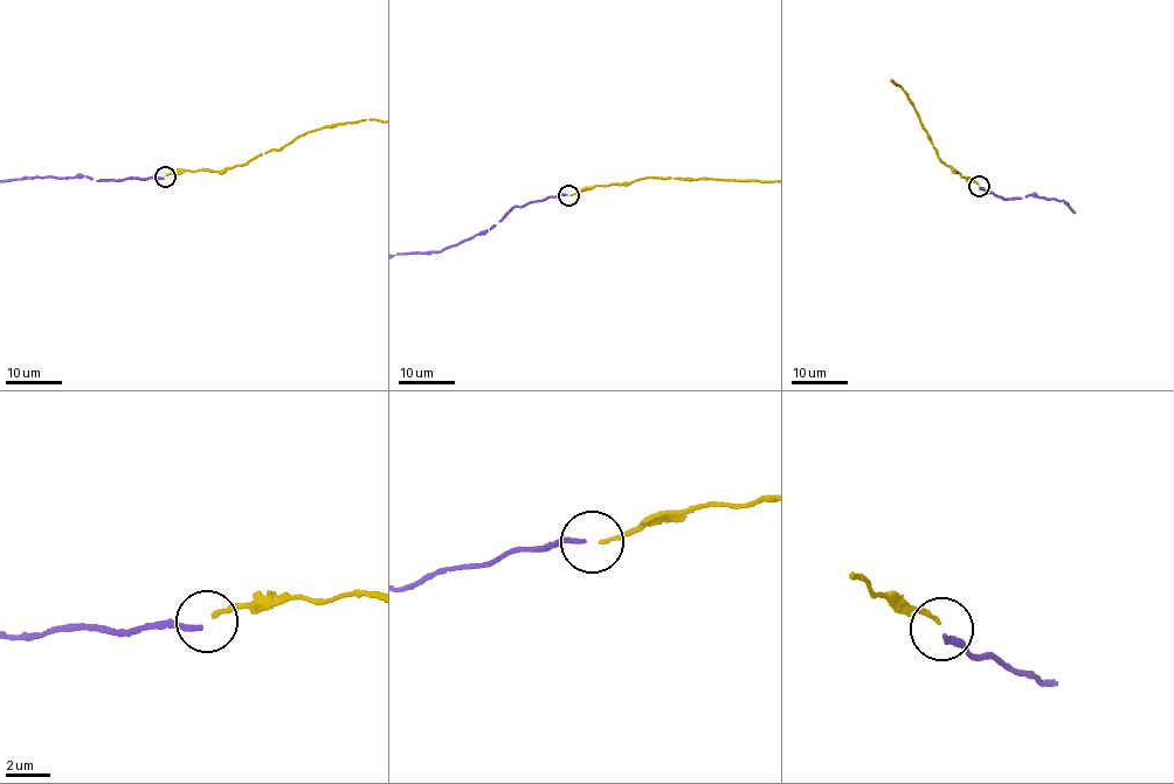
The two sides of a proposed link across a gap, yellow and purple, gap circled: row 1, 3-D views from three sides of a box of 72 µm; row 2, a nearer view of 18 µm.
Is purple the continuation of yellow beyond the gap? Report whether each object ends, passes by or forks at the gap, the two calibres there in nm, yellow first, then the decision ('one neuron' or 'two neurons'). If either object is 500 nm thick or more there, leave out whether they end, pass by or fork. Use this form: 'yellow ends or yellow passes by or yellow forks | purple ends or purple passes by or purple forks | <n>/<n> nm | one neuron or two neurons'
yellow ends | purple ends | 170/200 nm | two neurons

